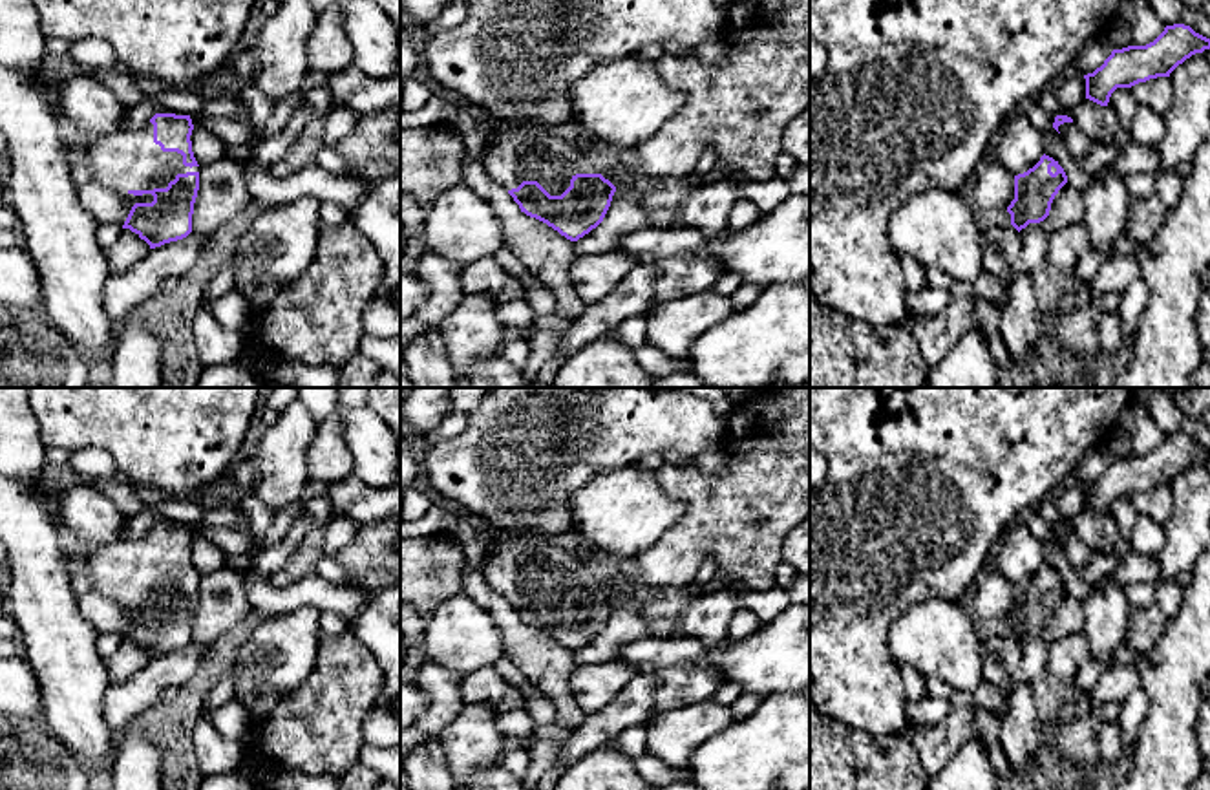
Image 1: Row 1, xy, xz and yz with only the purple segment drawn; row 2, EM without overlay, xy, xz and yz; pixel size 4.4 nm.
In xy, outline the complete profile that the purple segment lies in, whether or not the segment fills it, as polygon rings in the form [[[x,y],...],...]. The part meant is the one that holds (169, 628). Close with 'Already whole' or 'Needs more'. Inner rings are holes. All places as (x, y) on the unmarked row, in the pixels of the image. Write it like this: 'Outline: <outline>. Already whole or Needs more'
Outline: [[[155,523],[141,539],[121,539],[88,556],[91,591],[133,607],[122,635],[150,658],[192,642],[199,580],[190,525]]]. Needs more

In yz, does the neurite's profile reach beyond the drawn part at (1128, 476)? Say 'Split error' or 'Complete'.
Complete

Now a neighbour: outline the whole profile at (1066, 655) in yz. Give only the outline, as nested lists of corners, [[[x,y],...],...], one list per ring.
[[[1084,633],[1067,635],[1049,644],[1045,671],[1056,680],[1073,682],[1080,664],[1089,657]]]

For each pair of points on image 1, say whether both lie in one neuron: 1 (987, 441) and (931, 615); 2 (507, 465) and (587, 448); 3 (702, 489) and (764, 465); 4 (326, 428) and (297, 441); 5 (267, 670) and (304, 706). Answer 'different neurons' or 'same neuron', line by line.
1: different neurons
2: same neuron
3: same neuron
4: different neurons
5: different neurons

